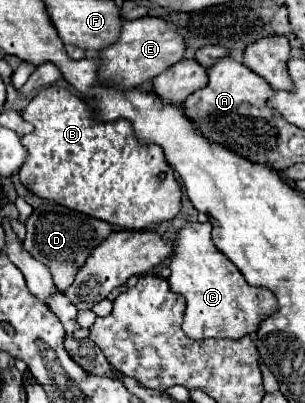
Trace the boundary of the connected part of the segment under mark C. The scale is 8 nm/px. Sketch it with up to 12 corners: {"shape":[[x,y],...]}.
{"shape":[[209,221],[173,237],[169,289],[191,339],[239,339],[275,311],[213,245]]}

